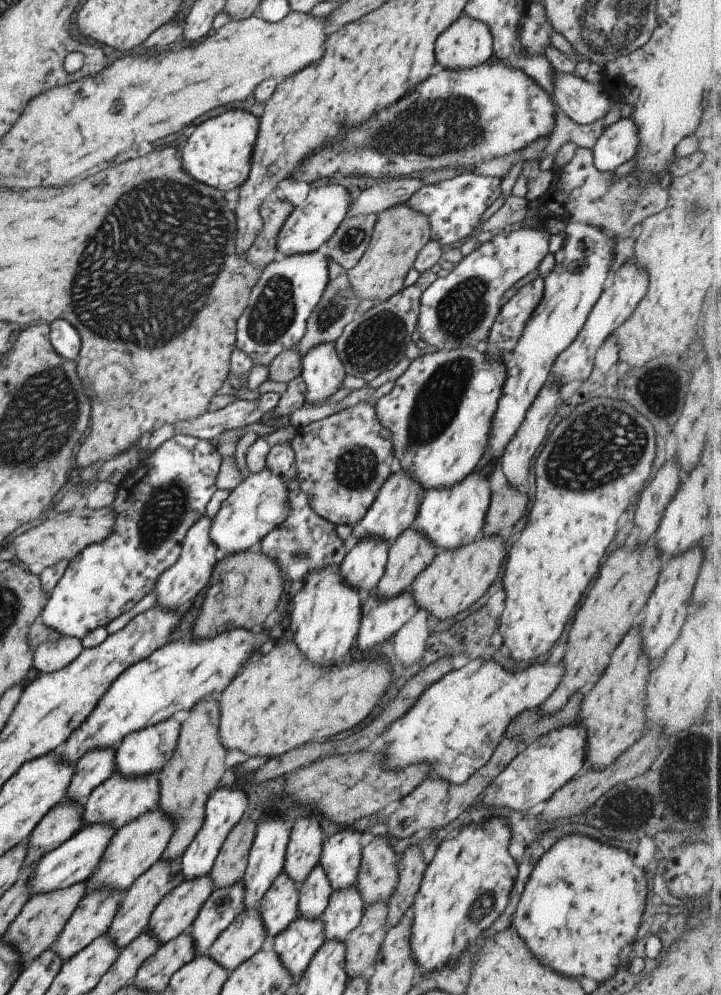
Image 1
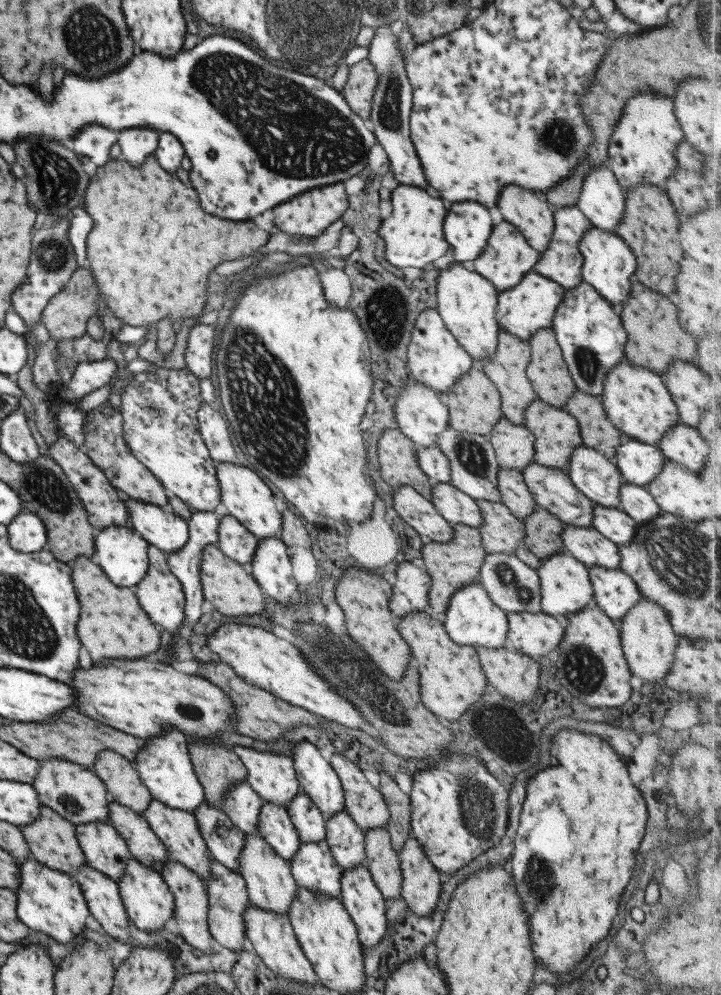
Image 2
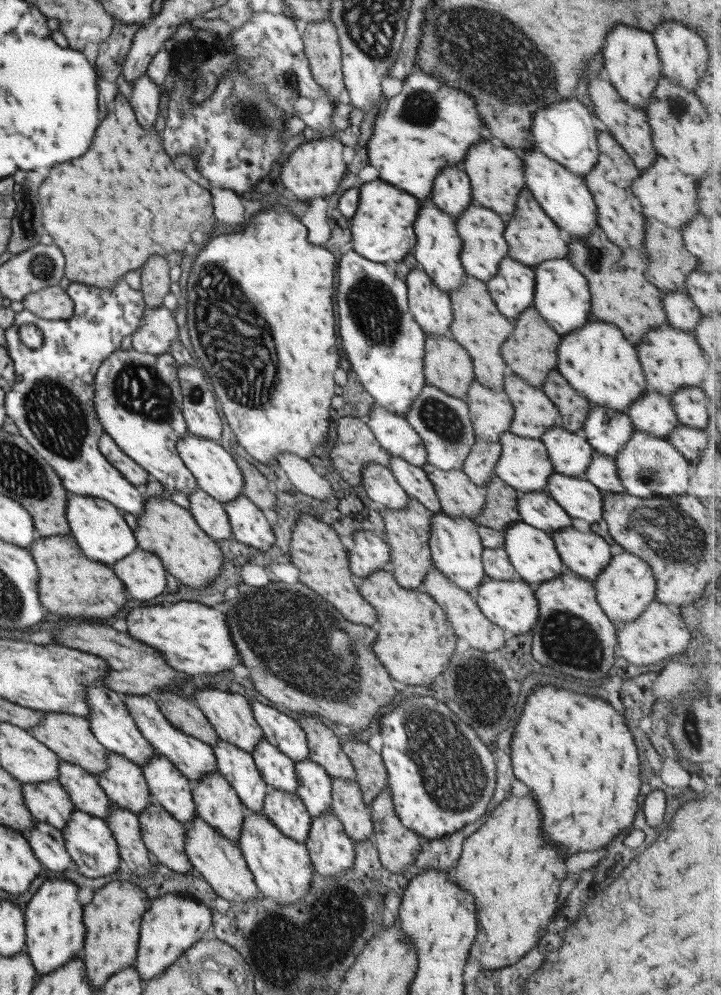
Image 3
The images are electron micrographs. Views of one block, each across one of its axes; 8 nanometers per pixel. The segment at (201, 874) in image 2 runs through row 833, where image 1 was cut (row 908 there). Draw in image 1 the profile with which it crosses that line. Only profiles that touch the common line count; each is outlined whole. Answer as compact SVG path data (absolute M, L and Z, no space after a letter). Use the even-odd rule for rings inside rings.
M209 876L185 879L157 902L145 931L159 945L165 944L178 934L188 933L191 923L211 892L213 882Z

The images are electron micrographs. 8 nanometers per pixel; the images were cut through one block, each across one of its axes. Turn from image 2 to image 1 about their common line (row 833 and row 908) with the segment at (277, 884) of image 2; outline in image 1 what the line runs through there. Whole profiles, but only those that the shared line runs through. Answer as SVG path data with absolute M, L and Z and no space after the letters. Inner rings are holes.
M257 908L243 909L225 930L213 940L206 954L227 972L237 968L262 948L267 938Z

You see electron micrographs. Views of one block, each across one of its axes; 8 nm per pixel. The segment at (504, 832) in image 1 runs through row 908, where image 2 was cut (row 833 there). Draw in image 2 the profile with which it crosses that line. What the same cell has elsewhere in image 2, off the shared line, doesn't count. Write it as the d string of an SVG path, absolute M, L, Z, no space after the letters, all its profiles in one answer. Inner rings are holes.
M443 750L437 755L437 762L433 762L425 770L415 772L411 777L411 791L408 795L409 834L420 844L424 855L441 872L442 877L455 872L499 842L508 819L508 792L489 774L482 761L473 756L453 754Z

